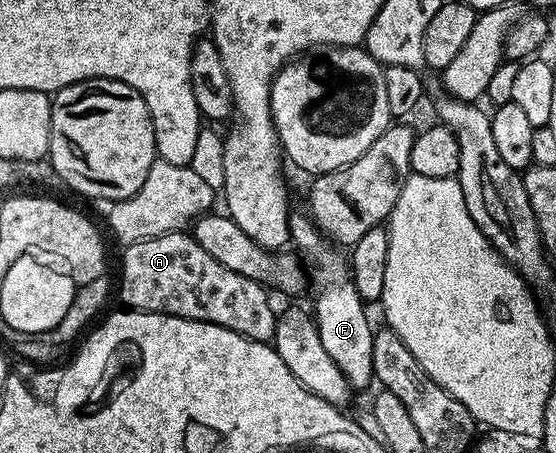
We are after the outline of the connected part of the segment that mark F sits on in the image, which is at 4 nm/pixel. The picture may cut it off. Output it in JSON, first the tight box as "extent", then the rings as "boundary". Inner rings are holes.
{"extent":[290,212,375,391],"boundary":[[[294,212],[290,215],[290,242],[304,259],[309,281],[318,282],[318,295],[314,298],[312,315],[319,328],[320,341],[328,356],[347,378],[347,384],[355,391],[362,390],[369,382],[375,381],[372,368],[375,327],[370,326],[370,318],[366,315],[367,307],[354,287],[347,255],[342,255],[343,251],[318,229],[313,218],[302,214]]]}

